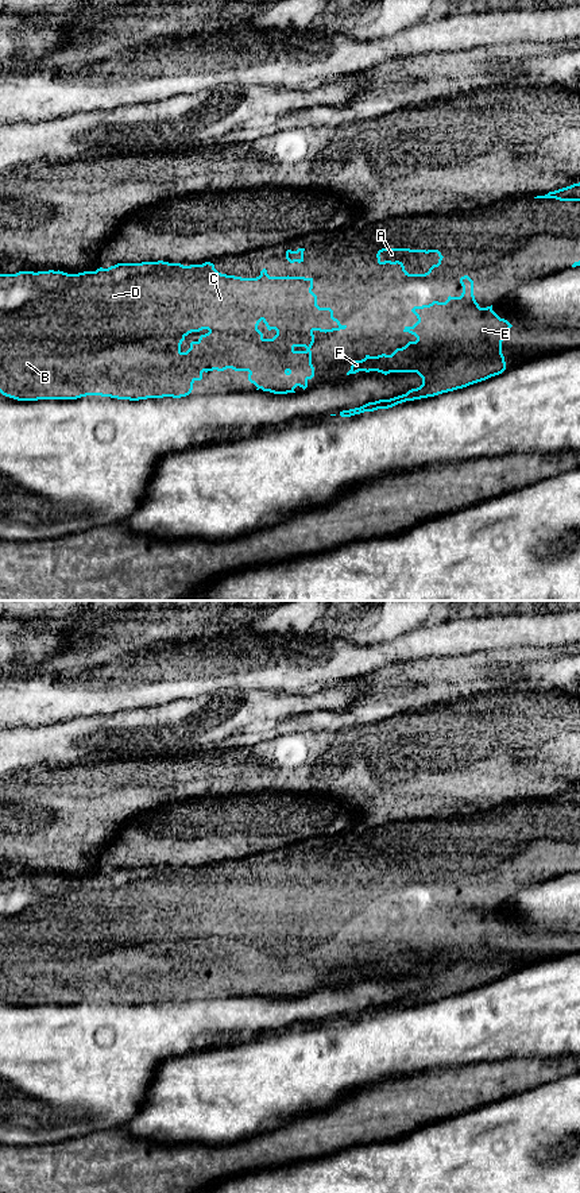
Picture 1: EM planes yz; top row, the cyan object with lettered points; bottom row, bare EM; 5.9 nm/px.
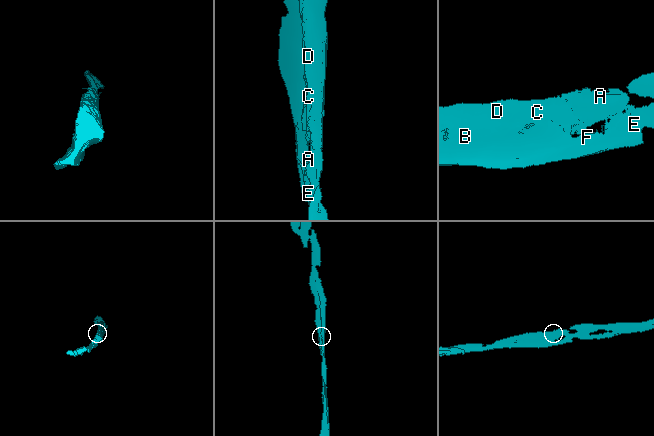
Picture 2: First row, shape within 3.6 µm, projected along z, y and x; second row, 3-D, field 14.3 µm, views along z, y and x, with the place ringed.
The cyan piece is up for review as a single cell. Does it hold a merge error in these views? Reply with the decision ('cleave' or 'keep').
keep

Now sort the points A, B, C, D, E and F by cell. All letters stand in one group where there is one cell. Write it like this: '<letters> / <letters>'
A B C D E F

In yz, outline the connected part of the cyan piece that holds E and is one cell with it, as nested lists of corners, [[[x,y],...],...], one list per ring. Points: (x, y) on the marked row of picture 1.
[[[468,275],[461,277],[460,283],[460,297],[449,296],[445,302],[433,301],[411,309],[418,321],[405,327],[403,332],[414,335],[415,341],[397,348],[391,355],[366,355],[355,360],[347,372],[417,372],[422,385],[390,399],[343,410],[341,417],[463,389],[506,370],[502,341],[513,325],[500,318],[492,305],[479,306],[473,296],[473,281]]]

